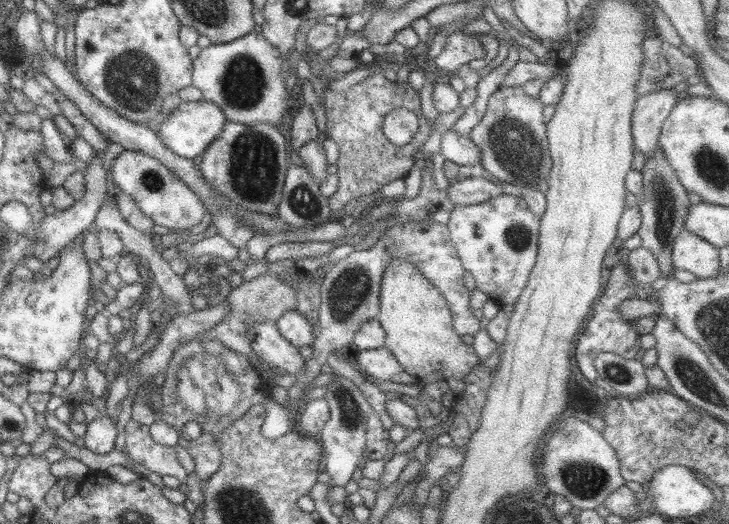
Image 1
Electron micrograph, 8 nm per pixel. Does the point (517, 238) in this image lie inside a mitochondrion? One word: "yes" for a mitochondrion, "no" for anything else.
yes

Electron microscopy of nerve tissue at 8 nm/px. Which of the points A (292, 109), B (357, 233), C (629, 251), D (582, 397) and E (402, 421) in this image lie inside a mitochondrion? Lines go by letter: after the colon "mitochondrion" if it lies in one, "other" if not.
A: other
B: other
C: other
D: other
E: other

